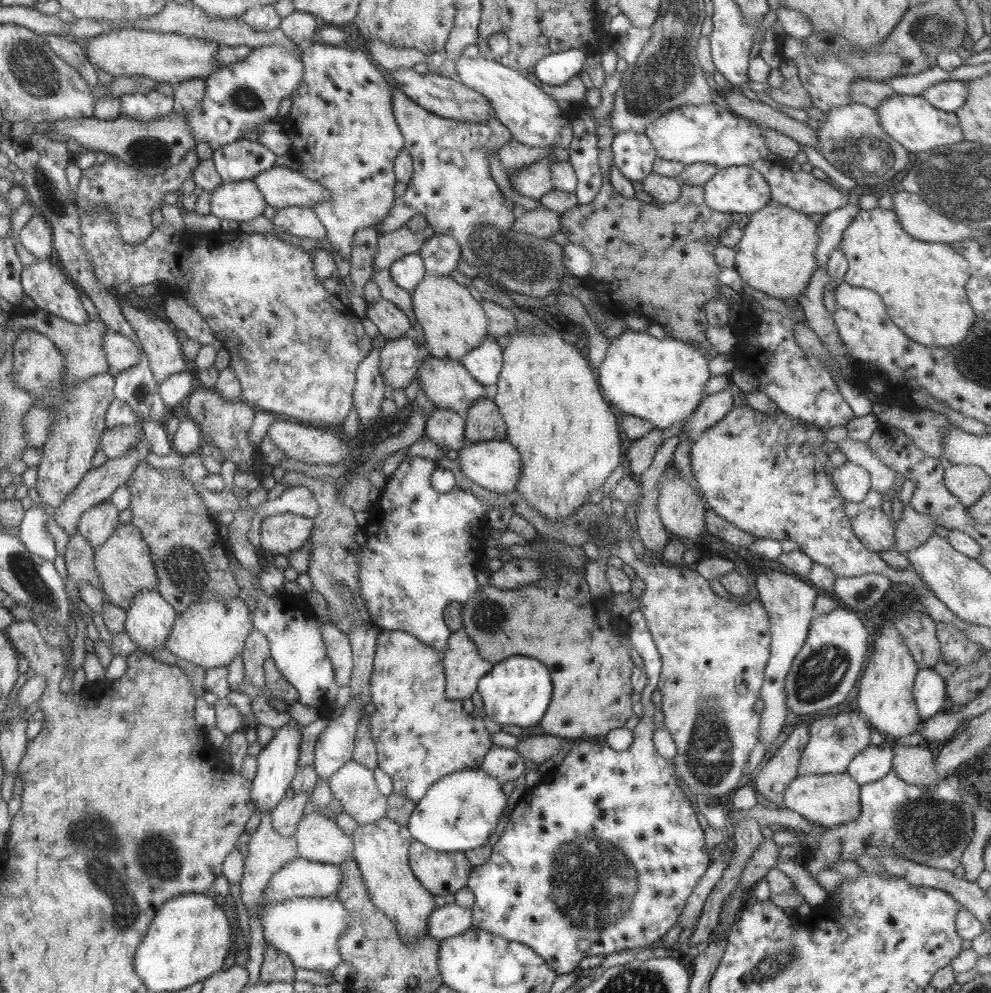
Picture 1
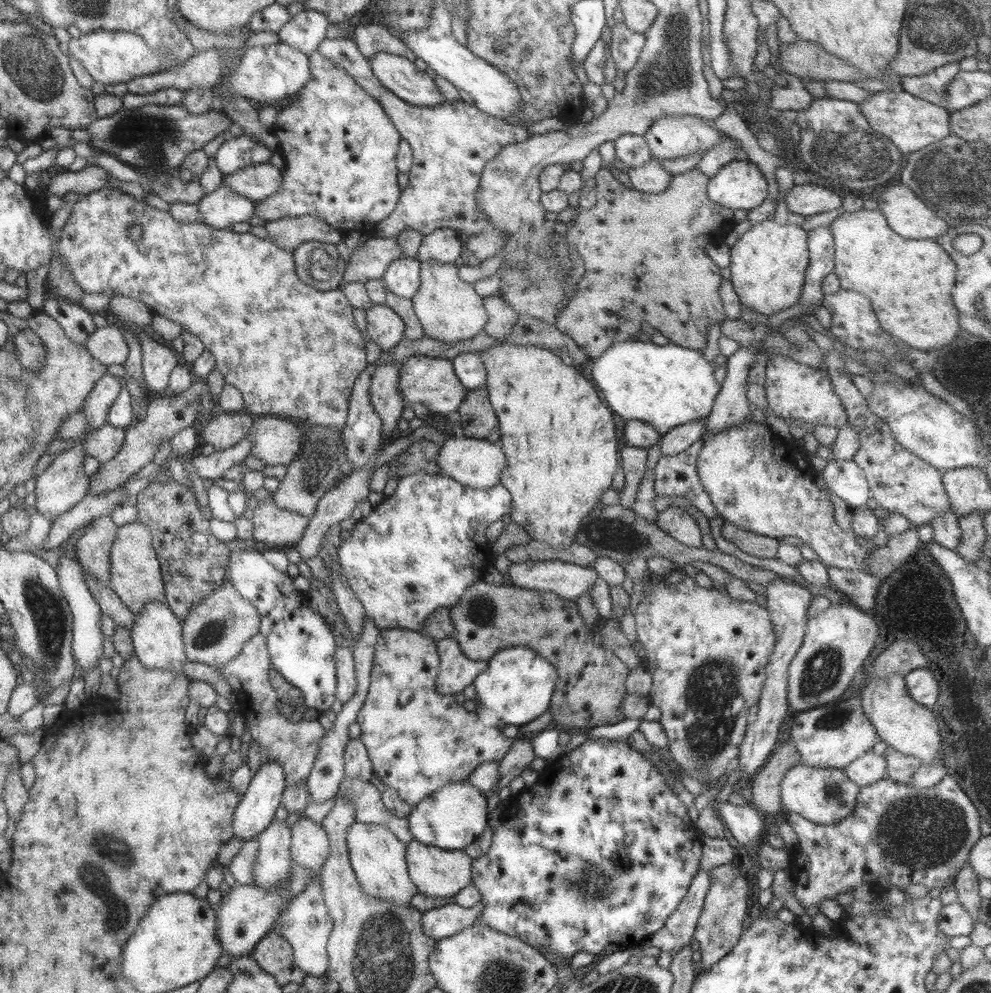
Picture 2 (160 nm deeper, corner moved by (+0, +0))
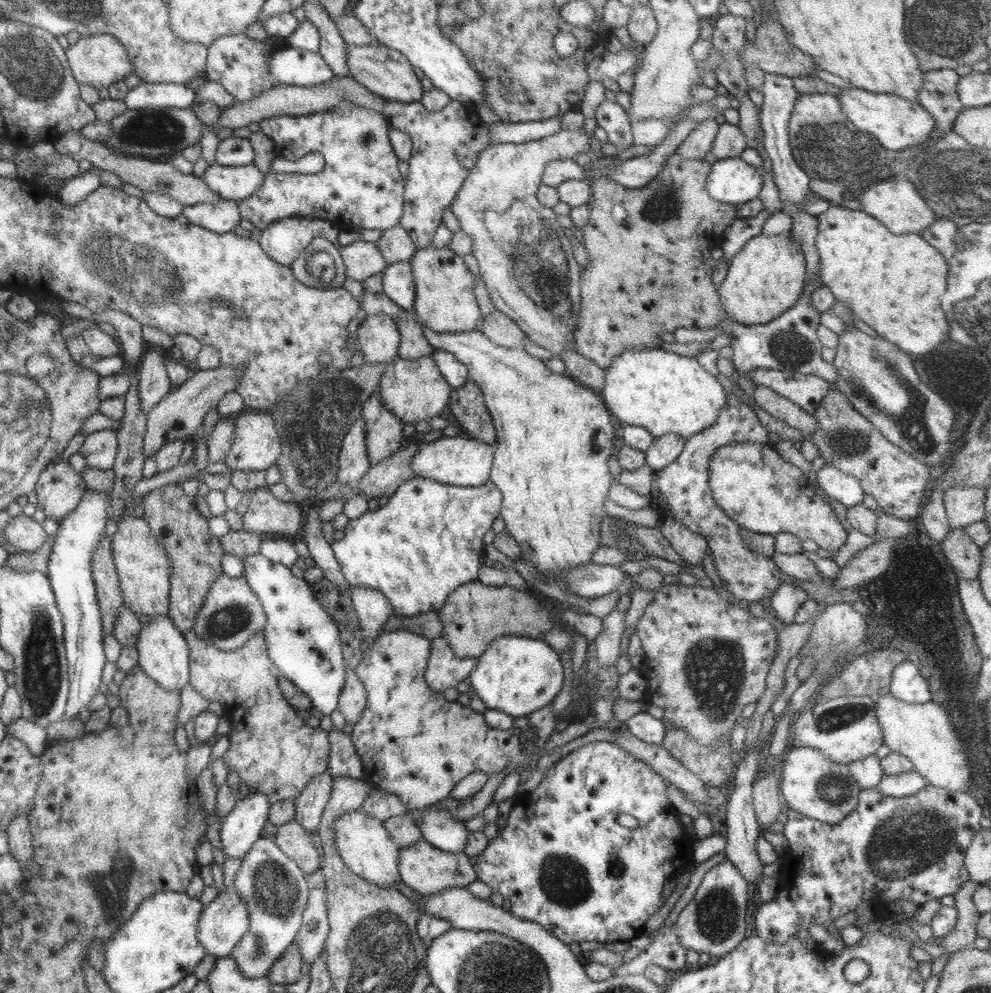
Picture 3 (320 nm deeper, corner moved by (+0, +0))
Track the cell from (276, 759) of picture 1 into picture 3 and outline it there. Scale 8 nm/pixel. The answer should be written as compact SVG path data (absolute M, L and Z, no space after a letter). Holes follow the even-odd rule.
M252 793L238 800L228 816L220 820L220 840L226 858L244 858L261 839L270 814L271 798Z

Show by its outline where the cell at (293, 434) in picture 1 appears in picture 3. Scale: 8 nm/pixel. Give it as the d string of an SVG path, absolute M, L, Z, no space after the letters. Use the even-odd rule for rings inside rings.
M247 410L234 417L236 420L236 440L232 443L231 450L226 459L222 460L225 468L238 470L267 470L276 464L282 454L283 436L276 426L275 418L267 412Z

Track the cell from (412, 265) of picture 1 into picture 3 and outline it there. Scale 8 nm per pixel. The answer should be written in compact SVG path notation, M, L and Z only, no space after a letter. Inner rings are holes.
M395 262L382 272L384 295L398 307L413 311L415 302L414 277L409 262Z

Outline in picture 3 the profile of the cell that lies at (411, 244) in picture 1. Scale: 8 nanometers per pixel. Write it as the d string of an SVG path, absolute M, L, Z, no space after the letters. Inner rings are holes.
M359 241L340 246L340 254L345 264L348 278L363 281L370 276L382 273L388 266L386 260L372 241Z

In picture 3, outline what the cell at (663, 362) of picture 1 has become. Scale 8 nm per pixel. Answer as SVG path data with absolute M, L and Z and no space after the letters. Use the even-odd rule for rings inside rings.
M662 348L626 351L616 356L614 363L605 372L605 385L600 395L607 409L620 422L646 428L655 439L671 433L690 439L716 423L720 409L727 401L727 392L722 384L716 377L708 374L696 358L679 356Z

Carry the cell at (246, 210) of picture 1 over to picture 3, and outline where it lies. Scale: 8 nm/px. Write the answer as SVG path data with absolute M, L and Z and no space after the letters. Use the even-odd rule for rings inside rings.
M222 199L216 204L205 202L183 208L182 214L196 225L202 225L210 232L224 234L233 232L243 217L236 200Z

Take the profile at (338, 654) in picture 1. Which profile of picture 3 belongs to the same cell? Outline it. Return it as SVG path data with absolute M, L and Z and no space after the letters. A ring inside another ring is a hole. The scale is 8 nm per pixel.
M354 667L348 669L346 686L343 688L342 698L339 699L339 711L345 716L346 722L354 726L363 715L367 706L367 689Z

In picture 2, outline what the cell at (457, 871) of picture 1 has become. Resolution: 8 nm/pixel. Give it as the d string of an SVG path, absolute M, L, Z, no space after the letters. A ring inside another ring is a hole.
M412 840L407 845L405 859L410 880L416 885L417 892L432 896L433 899L455 896L460 890L472 884L473 858L463 851L446 851Z

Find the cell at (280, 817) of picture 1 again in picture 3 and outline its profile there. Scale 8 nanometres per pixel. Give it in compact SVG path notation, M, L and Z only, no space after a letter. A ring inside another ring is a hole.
M273 836L260 839L241 860L233 885L242 897L242 901L246 903L246 907L248 907L250 920L247 933L240 939L238 944L234 945L229 956L239 964L241 970L248 977L267 977L275 961L298 938L300 927L303 926L303 913L307 911L307 901L310 899L310 883L306 879L306 873L303 869L291 857L284 854Z

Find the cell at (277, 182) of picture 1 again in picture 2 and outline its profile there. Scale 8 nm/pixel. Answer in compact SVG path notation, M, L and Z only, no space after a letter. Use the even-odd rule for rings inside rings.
M276 162L252 165L232 175L223 175L224 186L234 188L240 196L256 202L274 195L282 182L282 169Z

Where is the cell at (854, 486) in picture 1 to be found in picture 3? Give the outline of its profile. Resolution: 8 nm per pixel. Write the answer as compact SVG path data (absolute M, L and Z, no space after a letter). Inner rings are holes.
M828 465L816 471L816 476L819 488L830 498L838 500L846 507L862 503L865 494L860 481L855 476L844 474L835 466Z

